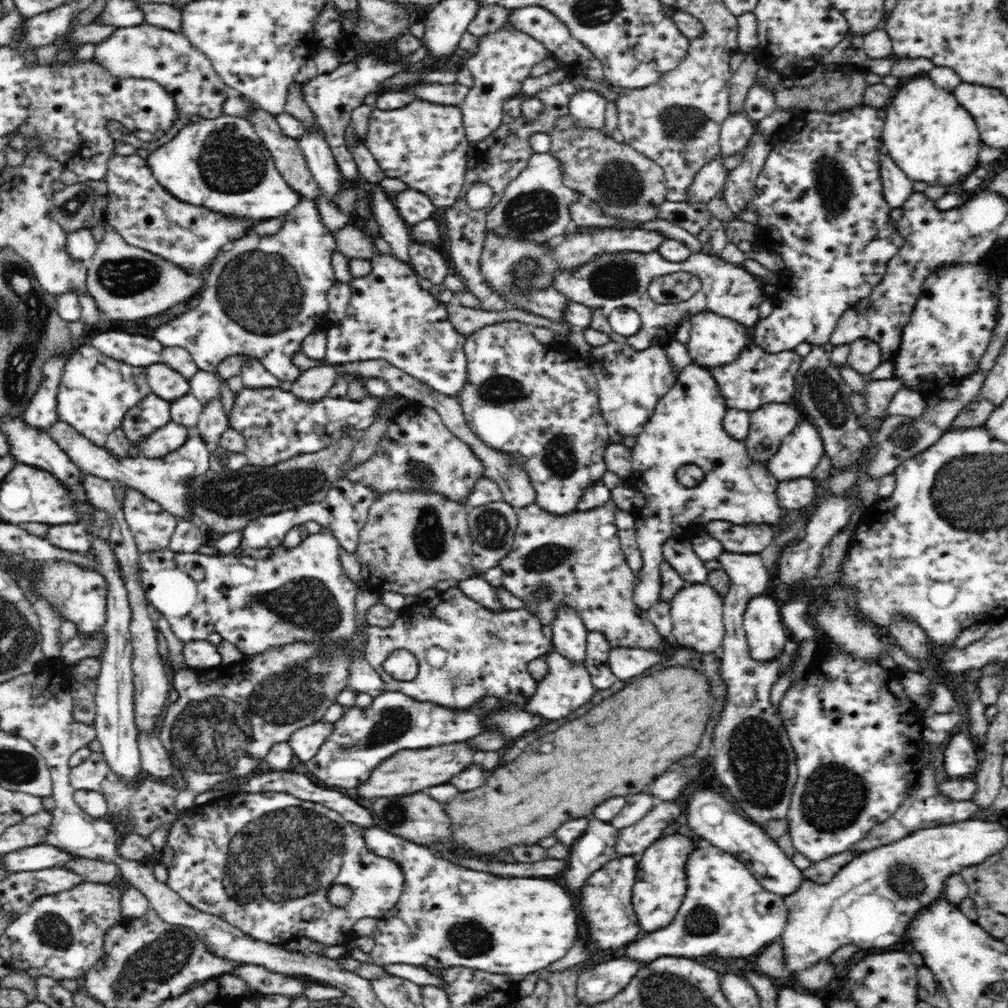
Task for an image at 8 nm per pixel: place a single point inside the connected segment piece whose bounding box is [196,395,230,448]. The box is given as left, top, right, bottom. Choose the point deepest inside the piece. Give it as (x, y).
(213, 422)

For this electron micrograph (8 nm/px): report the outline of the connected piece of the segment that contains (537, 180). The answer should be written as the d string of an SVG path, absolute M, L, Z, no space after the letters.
M535 153L526 168L508 186L486 217L486 228L497 236L546 243L559 239L573 227L570 204L580 202L580 193L566 187L563 162L550 153Z

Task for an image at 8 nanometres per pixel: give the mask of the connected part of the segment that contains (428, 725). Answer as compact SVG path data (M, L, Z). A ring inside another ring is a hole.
M386 691L374 696L366 707L358 707L358 705L344 707L342 716L333 723L333 729L318 752L315 752L315 755L304 763L304 766L322 784L334 786L334 789L344 788L346 792L348 788L357 788L358 784L362 784L362 780L366 780L366 776L370 776L370 768L374 768L374 764L380 764L394 752L416 751L444 744L465 742L469 738L474 738L483 730L483 724L481 724L483 718L493 713L494 708L498 708L498 699L495 699L494 696L482 700L482 703L474 704L470 708L464 708L464 711L456 711L452 708L438 707L434 703L417 701L401 692Z

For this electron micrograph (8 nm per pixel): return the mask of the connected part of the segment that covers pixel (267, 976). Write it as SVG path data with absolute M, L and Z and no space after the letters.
M243 964L240 968L234 968L230 975L240 977L248 987L263 994L286 995L289 998L296 998L303 994L305 984L300 980L291 978L288 975L283 976L280 973L271 972L270 970L258 966L257 964Z

